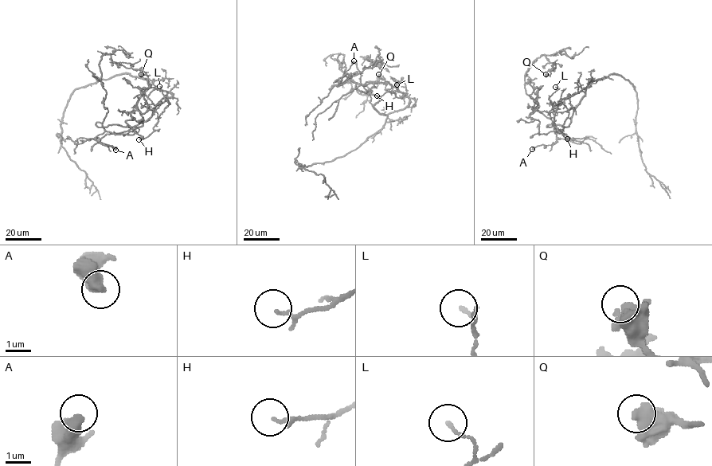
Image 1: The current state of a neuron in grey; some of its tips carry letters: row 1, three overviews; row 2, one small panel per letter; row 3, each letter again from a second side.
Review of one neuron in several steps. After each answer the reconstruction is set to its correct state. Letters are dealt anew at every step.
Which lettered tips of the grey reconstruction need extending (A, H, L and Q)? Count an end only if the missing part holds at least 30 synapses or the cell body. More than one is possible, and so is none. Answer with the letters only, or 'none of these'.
none of these

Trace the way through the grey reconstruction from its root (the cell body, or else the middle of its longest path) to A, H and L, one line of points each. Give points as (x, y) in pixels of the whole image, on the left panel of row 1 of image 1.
A: (137, 103), (143, 119), (140, 127), (98, 127), (95, 123), (103, 123), (104, 131), (95, 139), (115, 150)
H: (137, 103), (149, 88), (166, 91), (172, 95), (167, 99), (169, 104), (158, 118), (154, 131), (138, 139)
L: (137, 103), (149, 88), (166, 91), (172, 95), (164, 98), (158, 105), (166, 99), (159, 86)

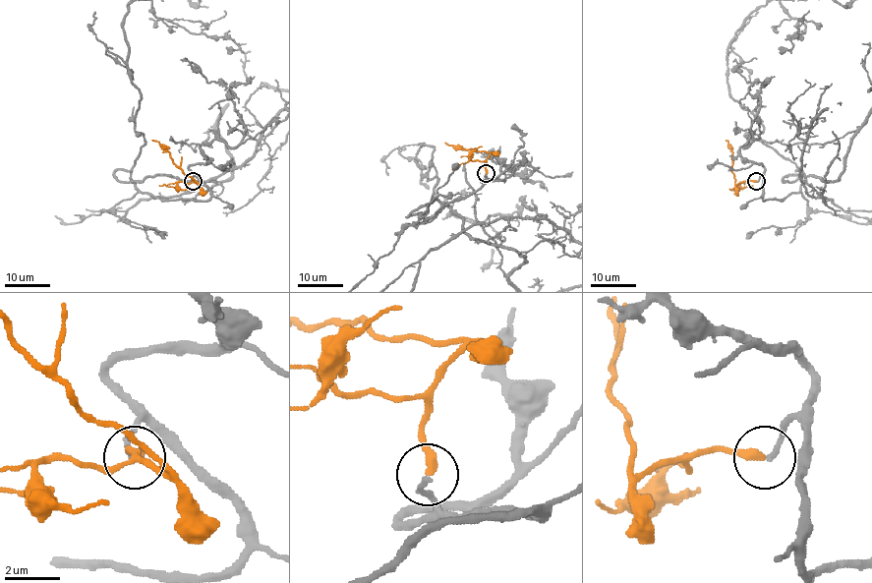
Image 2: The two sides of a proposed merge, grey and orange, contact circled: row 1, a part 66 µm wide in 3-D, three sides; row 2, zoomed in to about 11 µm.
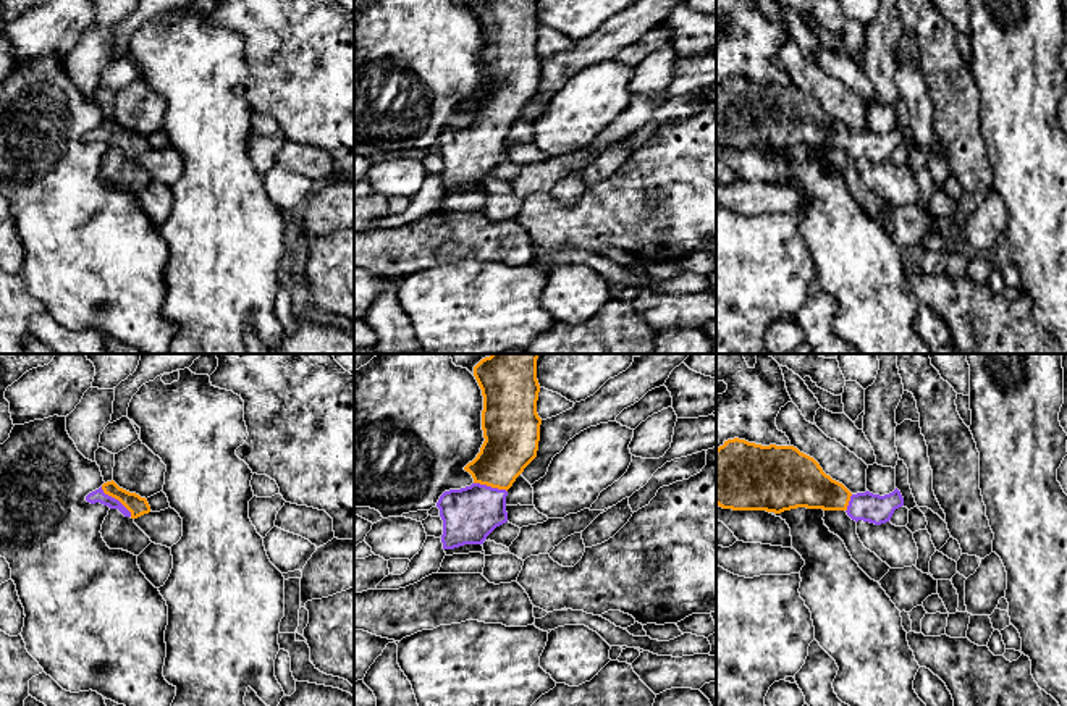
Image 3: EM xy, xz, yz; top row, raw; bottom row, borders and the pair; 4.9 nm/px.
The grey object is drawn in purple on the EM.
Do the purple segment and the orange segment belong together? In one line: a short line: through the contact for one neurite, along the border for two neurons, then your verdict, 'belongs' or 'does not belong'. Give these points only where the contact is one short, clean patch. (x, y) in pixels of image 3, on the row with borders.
xy (96, 496), (117, 500), (138, 506) | belongs

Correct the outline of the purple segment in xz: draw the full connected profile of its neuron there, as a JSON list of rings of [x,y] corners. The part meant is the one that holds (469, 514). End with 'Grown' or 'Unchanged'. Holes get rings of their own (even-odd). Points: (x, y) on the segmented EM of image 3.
[[[491,354],[474,367],[482,389],[483,444],[464,470],[474,478],[470,486],[445,491],[436,507],[443,520],[443,549],[464,544],[483,544],[487,536],[508,522],[506,496],[516,478],[537,457],[542,418],[537,414],[540,385],[537,359],[540,354]]]. Grown

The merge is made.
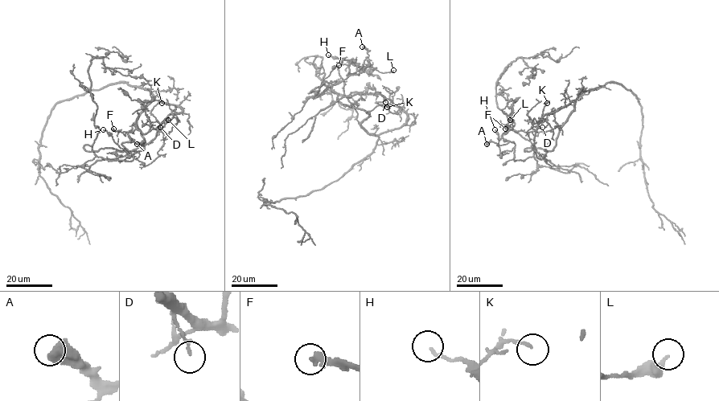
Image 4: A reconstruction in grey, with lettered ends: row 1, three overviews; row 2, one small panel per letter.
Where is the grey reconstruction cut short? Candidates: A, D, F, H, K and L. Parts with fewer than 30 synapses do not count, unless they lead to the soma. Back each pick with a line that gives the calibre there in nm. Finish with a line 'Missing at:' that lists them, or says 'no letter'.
F: Thickness 280 nm
Missing at: F

